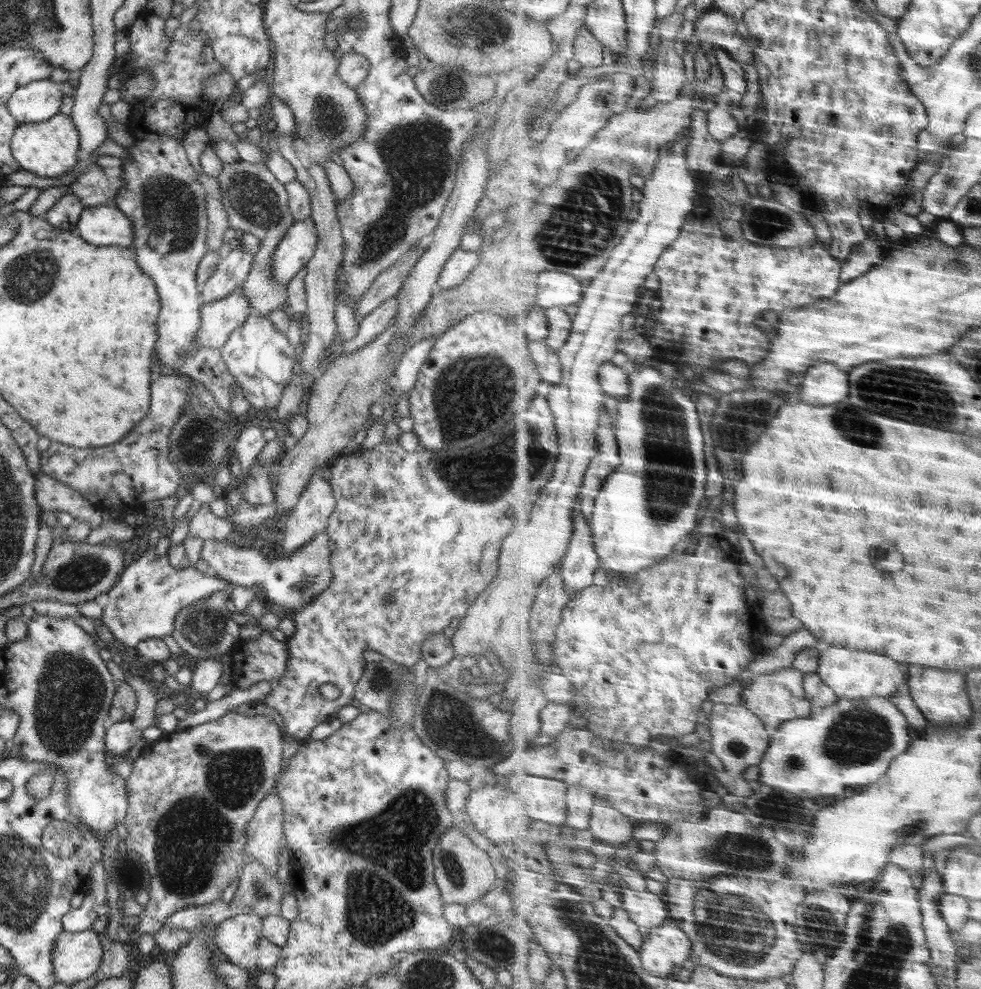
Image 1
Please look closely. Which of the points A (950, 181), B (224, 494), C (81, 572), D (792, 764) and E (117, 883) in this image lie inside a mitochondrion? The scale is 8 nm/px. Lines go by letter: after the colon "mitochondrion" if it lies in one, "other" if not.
A: mitochondrion
B: other
C: mitochondrion
D: mitochondrion
E: other

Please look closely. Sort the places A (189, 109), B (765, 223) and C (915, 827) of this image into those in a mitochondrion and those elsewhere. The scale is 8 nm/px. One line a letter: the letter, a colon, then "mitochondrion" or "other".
A: other
B: mitochondrion
C: mitochondrion

